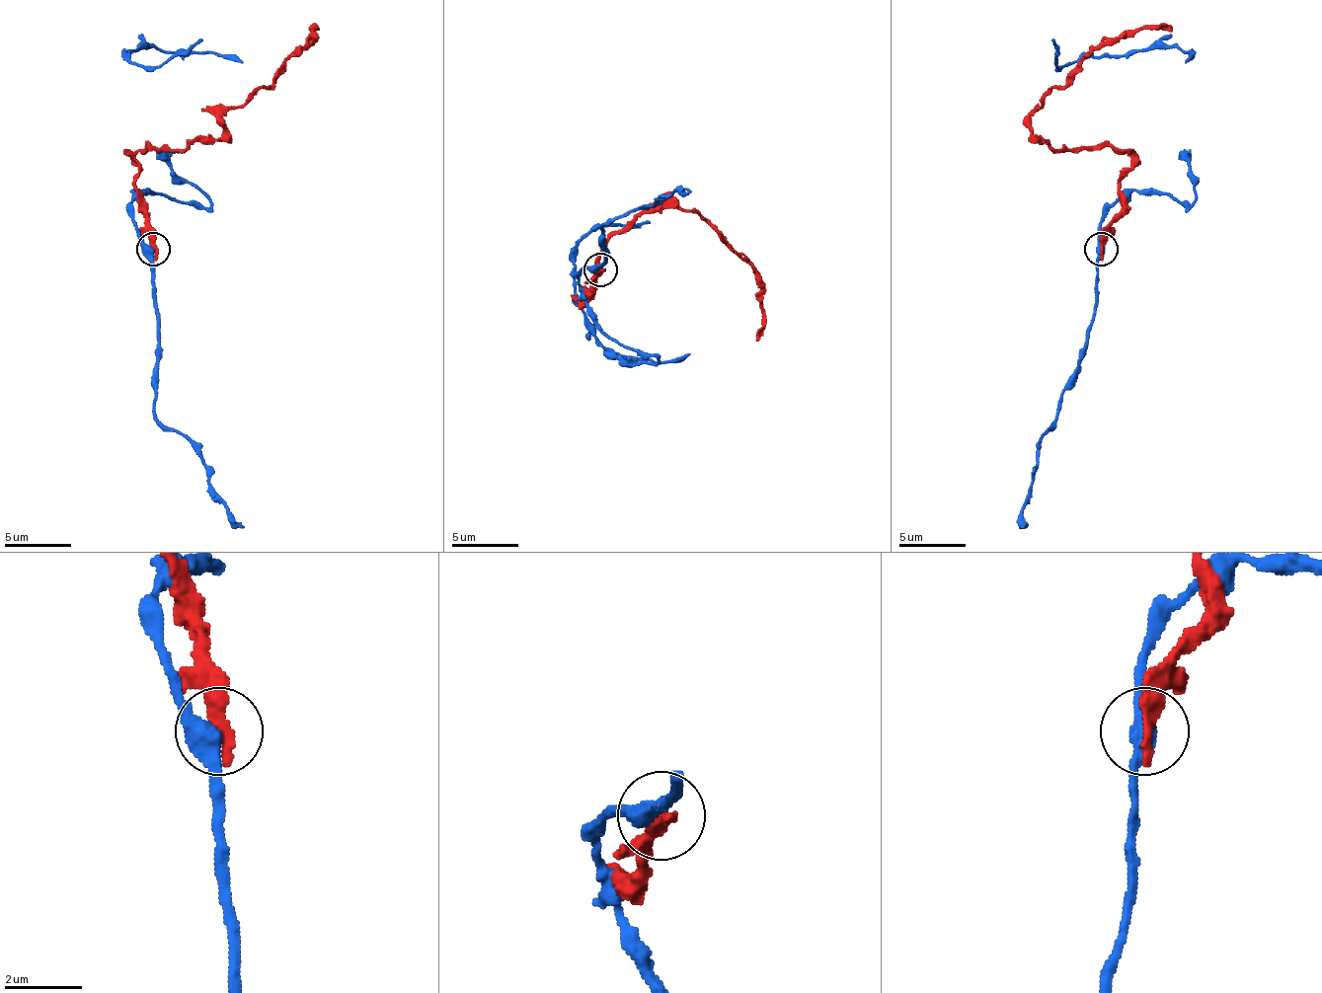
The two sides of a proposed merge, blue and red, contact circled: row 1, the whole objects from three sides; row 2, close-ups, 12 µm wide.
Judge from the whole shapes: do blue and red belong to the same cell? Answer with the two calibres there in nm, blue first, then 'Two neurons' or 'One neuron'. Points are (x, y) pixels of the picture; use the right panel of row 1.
Thickness 440 nm (blue) against 440 nm. Two neurons

